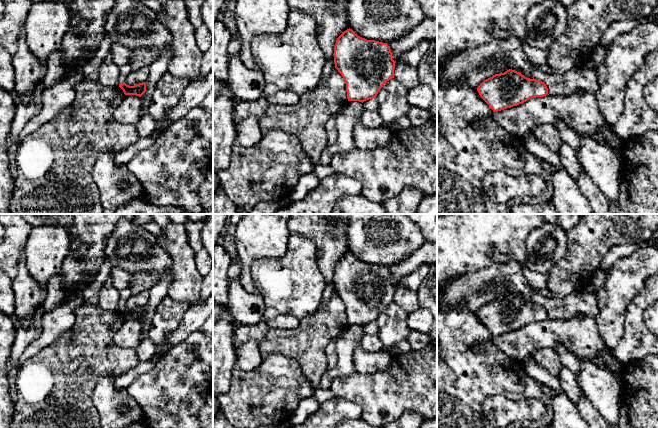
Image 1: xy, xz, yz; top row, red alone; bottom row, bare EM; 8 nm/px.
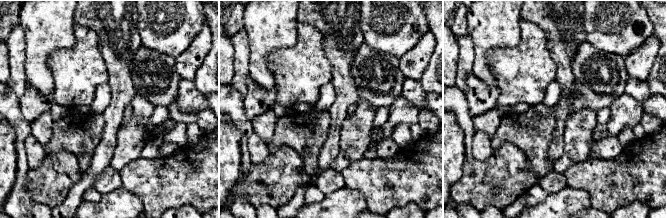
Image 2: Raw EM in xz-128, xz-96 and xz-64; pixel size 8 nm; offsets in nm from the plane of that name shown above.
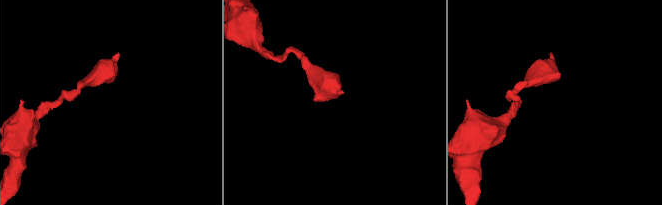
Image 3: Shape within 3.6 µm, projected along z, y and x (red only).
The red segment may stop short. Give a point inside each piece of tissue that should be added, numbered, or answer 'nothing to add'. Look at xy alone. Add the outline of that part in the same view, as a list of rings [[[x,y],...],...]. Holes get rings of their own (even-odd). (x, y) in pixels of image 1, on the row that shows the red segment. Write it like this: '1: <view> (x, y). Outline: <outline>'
1: xy (124, 71). Outline: [[[126,64],[119,68],[118,83],[122,84],[125,82],[127,76],[132,72],[132,67],[130,64]]]

